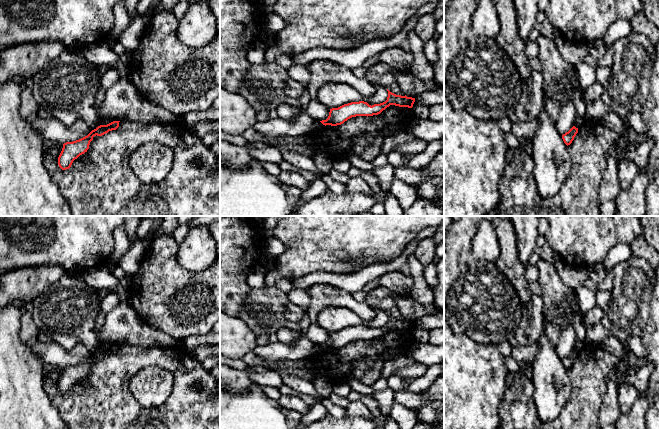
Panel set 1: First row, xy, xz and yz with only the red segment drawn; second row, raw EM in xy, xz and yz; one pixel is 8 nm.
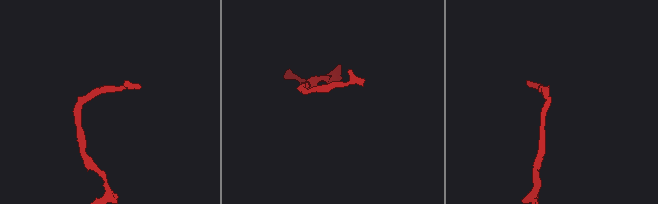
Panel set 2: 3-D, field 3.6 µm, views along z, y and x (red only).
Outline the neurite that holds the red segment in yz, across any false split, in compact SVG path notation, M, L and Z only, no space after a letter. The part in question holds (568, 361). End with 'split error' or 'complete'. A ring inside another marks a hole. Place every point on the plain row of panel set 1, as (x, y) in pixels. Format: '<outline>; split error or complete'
M573 350L568 356L562 359L562 363L564 367L567 370L570 369L572 365L574 364L574 361L576 360L577 357L578 357L578 352Z; complete

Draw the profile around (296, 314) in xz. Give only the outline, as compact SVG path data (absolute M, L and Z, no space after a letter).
M288 302L285 306L284 316L292 323L298 323L303 317L303 309L292 303Z

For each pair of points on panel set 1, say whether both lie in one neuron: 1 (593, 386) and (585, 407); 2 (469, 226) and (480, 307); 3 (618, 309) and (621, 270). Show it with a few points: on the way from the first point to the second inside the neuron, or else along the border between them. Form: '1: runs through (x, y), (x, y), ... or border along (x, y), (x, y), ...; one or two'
1: runs through (588, 391), (585, 402); one
2: runs through (463, 246), (464, 287); one
3: runs through (621, 299), (621, 280); one

